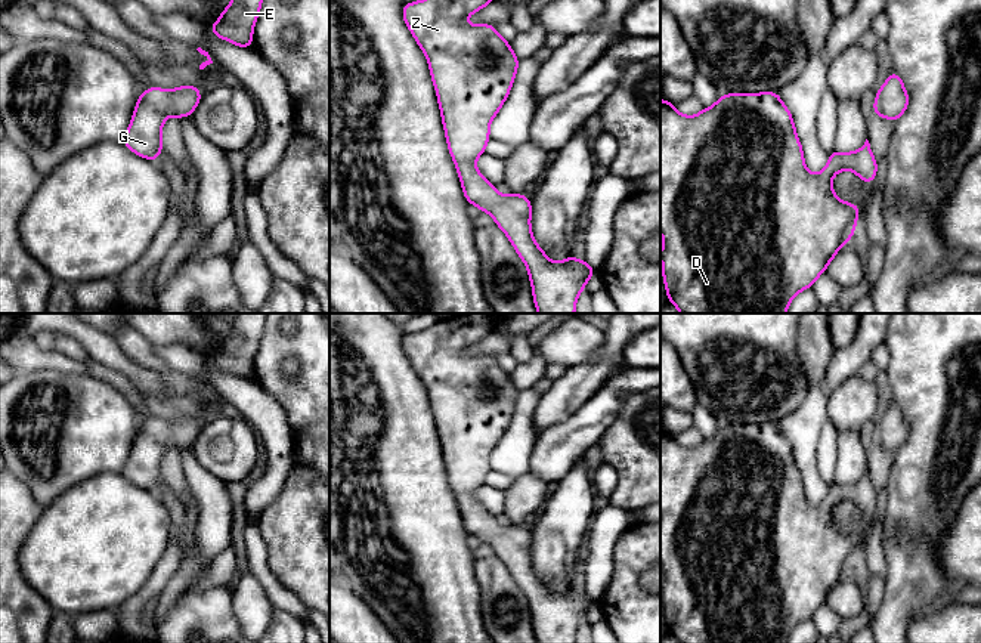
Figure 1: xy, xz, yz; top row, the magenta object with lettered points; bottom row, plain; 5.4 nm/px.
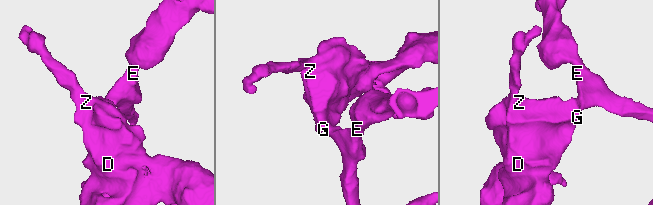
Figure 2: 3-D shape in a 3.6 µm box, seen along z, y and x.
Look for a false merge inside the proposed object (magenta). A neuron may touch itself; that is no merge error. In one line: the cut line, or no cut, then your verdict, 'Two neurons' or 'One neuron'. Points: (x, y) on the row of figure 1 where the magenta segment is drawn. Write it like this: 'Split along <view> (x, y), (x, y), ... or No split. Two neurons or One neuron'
No split. One neuron

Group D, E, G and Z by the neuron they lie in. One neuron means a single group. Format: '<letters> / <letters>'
D E G Z

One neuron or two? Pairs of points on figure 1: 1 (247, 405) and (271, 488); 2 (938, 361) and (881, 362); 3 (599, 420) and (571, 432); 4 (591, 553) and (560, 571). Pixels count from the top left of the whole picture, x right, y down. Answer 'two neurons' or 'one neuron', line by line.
1: one neuron
2: two neurons
3: one neuron
4: two neurons

